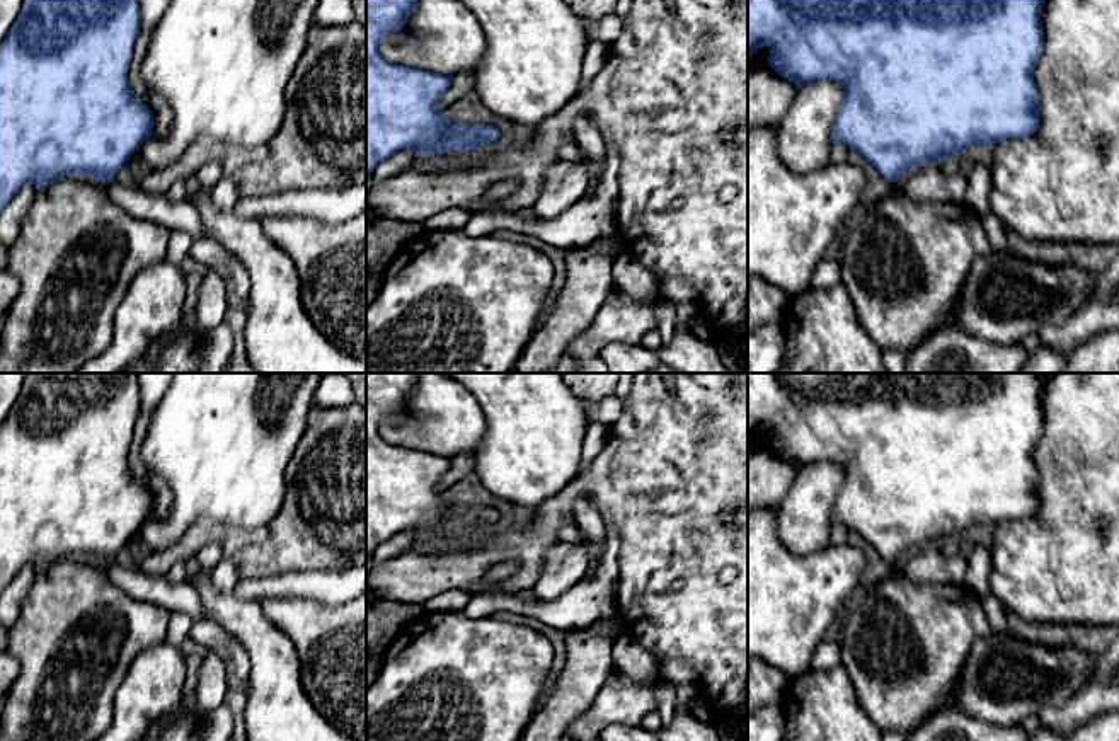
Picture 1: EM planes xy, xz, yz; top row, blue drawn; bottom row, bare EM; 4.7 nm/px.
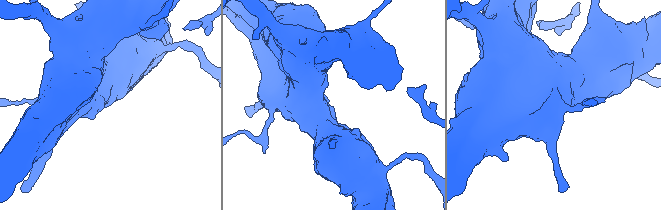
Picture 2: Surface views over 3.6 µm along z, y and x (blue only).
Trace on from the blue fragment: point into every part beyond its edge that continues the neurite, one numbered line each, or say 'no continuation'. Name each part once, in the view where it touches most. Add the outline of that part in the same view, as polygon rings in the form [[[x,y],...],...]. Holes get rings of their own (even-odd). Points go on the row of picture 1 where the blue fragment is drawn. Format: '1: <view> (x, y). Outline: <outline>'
1: xy (183, 215). Outline: [[[116,181],[104,182],[104,189],[118,206],[133,216],[164,225],[170,232],[186,232],[196,240],[206,235],[201,215],[189,199],[174,203],[165,194],[148,194],[136,186],[126,186]]]

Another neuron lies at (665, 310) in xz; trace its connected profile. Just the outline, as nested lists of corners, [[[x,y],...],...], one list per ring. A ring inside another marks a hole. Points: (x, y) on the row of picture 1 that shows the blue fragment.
[[[668,300],[656,302],[656,319],[657,319],[657,332],[661,336],[663,346],[668,346],[674,336],[674,315],[676,308]]]

